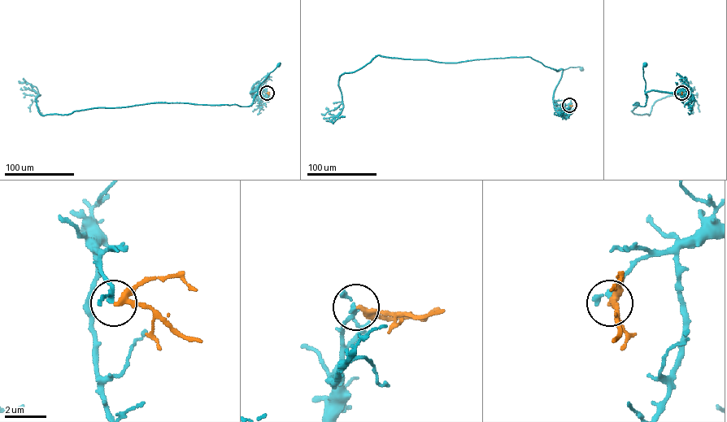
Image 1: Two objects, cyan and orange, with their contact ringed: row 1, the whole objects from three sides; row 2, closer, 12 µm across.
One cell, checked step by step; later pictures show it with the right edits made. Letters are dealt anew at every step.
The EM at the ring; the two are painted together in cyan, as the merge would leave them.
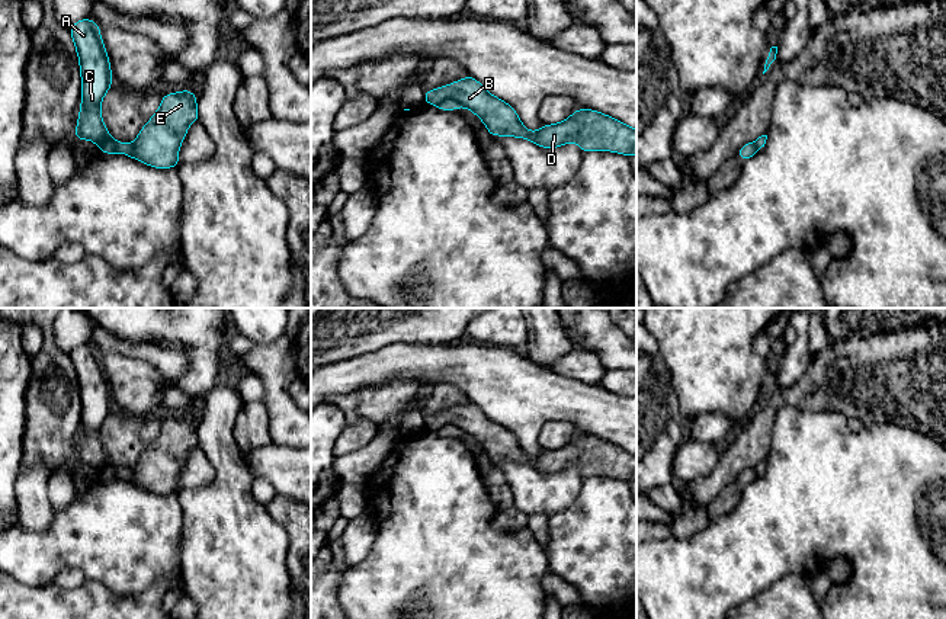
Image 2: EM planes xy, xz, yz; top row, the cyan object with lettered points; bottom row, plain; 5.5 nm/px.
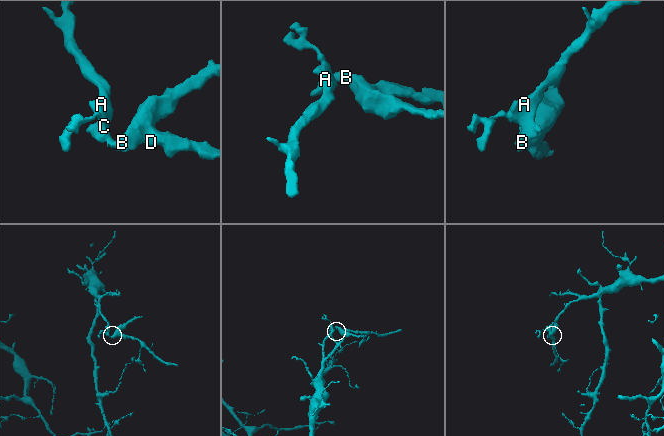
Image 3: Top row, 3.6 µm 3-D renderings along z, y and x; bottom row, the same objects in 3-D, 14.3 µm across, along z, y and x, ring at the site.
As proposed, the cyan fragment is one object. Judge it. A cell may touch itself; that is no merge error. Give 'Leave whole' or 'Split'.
Split

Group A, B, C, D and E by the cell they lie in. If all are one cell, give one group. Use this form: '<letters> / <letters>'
A C / B D E

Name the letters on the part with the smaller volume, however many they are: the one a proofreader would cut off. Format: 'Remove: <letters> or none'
Remove: B, D, E

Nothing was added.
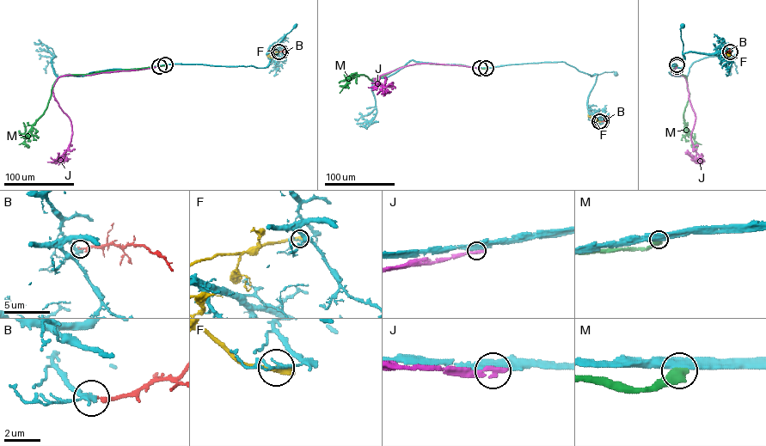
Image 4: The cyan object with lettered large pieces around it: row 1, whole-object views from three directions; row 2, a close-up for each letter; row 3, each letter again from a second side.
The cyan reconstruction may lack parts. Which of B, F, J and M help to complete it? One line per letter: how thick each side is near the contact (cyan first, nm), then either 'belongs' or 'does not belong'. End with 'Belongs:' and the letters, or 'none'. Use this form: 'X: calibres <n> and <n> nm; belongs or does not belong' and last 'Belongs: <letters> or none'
B: calibres 240 and 280 nm; belongs
F: calibres 120 and 440 nm; does not belong
J: calibres 400 and 360 nm; does not belong
M: calibres 460 and 600 nm; does not belong
Belongs: B

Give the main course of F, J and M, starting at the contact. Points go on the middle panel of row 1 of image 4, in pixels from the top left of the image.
F: (599, 121), (589, 116), (591, 119)
J: (480, 68), (433, 64), (408, 65), (373, 79), (390, 86), (393, 82), (384, 88), (376, 84), (368, 87)
M: (486, 68), (416, 63), (399, 67), (371, 81), (364, 75), (358, 75), (344, 87), (350, 83)

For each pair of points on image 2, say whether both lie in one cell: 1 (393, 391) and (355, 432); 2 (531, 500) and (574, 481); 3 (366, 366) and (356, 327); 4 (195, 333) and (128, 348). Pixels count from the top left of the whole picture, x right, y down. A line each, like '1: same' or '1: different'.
1: different
2: same
3: different
4: different

